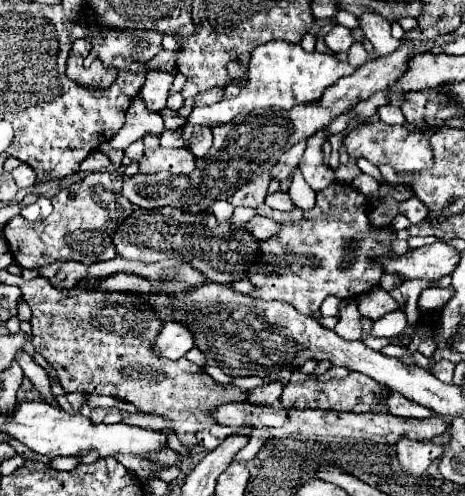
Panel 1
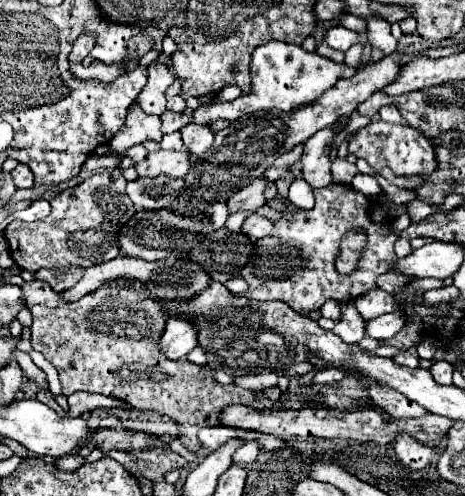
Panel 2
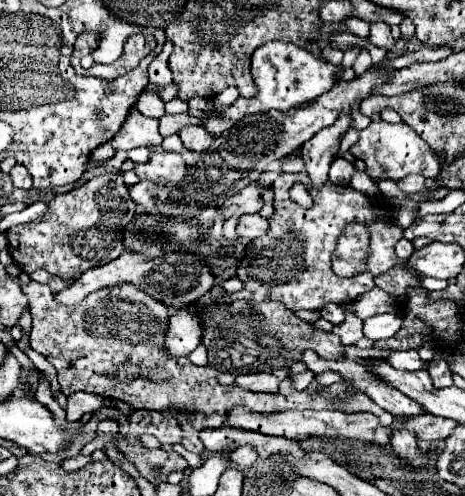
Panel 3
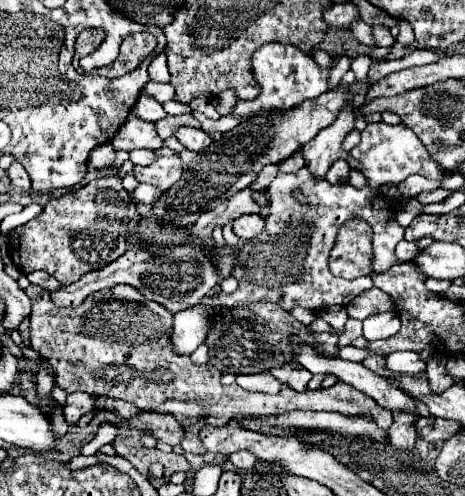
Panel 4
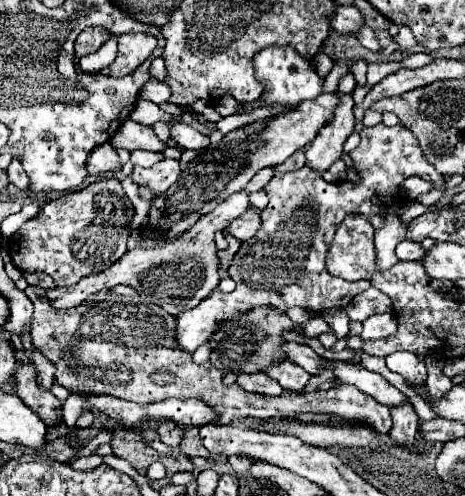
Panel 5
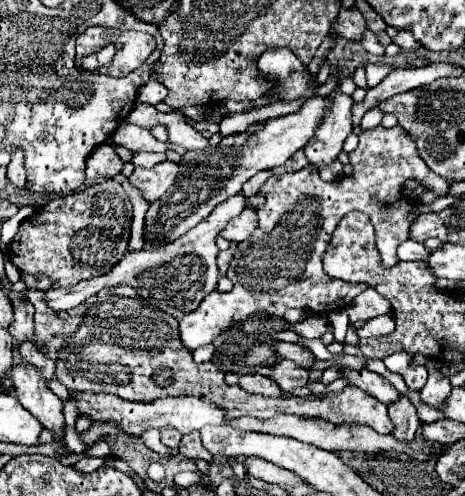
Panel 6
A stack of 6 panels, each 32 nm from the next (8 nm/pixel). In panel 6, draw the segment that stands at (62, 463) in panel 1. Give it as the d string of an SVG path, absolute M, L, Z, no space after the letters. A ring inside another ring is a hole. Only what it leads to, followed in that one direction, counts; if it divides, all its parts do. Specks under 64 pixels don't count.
M82 458L74 468L80 472L96 472L104 464L104 458Z

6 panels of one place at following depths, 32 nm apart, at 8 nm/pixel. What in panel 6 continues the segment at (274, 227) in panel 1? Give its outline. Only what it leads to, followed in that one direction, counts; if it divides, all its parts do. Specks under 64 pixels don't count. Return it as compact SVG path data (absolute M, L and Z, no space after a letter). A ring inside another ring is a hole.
M244 208L240 216L232 218L226 224L226 228L220 232L220 236L230 242L242 242L254 232L254 228L256 228L256 212L252 212L250 208Z

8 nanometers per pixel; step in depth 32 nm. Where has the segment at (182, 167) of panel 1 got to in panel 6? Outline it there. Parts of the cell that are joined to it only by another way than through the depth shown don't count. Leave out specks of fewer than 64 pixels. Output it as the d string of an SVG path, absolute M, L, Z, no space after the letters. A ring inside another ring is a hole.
M166 160L162 164L156 164L152 168L140 168L136 166L132 176L128 178L128 182L140 190L142 198L152 204L156 202L162 194L166 194L166 190L174 184L176 180L176 172L178 172L178 164Z

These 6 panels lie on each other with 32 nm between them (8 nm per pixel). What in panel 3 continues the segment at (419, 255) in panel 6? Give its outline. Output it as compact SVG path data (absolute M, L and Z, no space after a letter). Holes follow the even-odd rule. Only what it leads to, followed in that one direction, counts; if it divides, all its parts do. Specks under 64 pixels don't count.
M402 238L398 244L396 244L396 256L398 256L398 260L400 262L404 262L404 260L408 260L412 254L414 254L414 244L410 242L410 240L406 240L406 238Z

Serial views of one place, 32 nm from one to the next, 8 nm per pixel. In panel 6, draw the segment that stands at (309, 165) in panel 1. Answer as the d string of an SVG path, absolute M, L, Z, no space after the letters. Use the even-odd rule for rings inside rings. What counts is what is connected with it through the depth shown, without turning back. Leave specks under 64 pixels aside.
M340 90L328 94L330 106L322 122L316 128L316 134L304 146L304 152L314 166L330 164L342 152L342 144L348 134L352 134L352 104L354 100Z

